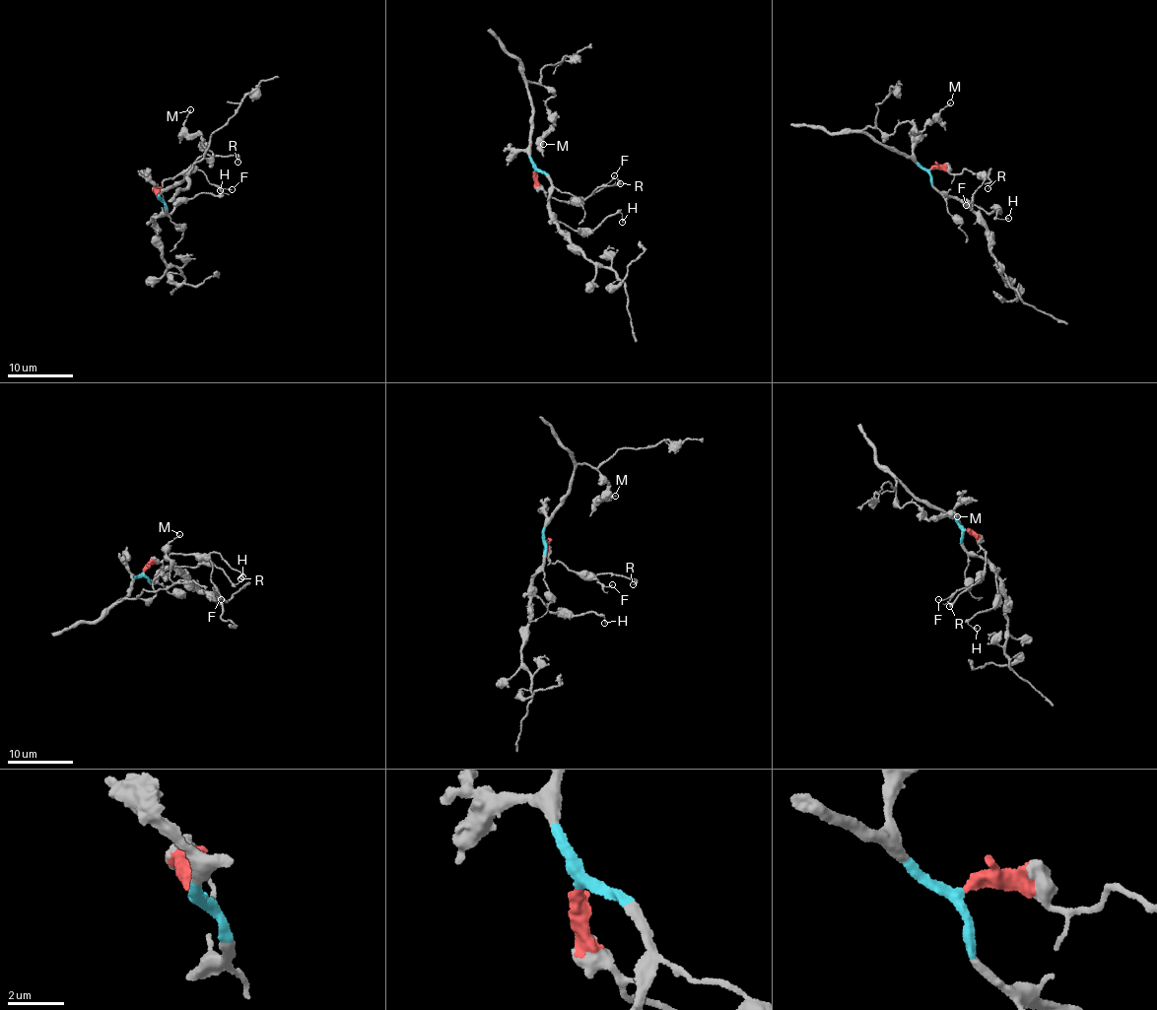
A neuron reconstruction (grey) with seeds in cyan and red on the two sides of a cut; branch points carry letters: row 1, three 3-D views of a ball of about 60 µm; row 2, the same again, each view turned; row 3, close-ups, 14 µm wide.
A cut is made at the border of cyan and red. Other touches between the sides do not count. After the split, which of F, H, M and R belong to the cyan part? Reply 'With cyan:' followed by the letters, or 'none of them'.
With cyan: H, M

